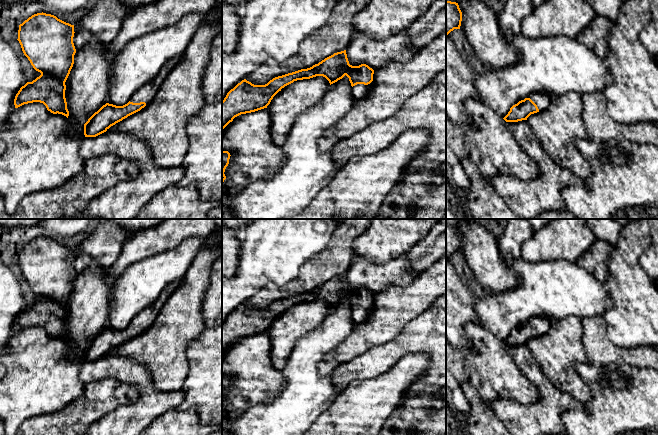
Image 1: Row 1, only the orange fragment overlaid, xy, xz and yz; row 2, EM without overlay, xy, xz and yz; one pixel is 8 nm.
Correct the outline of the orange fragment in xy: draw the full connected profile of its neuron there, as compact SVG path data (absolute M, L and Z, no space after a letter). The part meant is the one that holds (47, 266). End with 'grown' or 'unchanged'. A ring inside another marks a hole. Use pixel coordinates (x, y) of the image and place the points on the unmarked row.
M43 236L19 249L17 264L41 299L20 312L14 323L15 332L40 326L51 337L68 342L65 306L74 288L74 257L74 249Z; unchanged

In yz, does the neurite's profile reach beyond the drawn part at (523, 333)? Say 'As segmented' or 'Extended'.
Extended

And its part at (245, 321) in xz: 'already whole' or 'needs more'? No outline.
needs more

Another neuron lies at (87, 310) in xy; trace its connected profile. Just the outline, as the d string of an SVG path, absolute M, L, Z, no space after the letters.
M94 259L74 279L74 288L65 306L65 322L70 350L82 362L84 348L107 327L114 285L115 282L107 281L107 269Z

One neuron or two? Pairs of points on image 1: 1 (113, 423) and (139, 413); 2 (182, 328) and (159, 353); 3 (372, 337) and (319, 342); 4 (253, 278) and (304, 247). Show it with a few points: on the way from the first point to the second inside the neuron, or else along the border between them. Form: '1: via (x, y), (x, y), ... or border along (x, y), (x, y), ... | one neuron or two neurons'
1: via (119, 423), (130, 422), (133, 419) | one neuron
2: via (176, 334), (163, 347) | one neuron
3: border along (354, 323), (352, 331), (336, 347), (325, 354) | two neurons
4: via (266, 265), (284, 247), (291, 247) | one neuron

